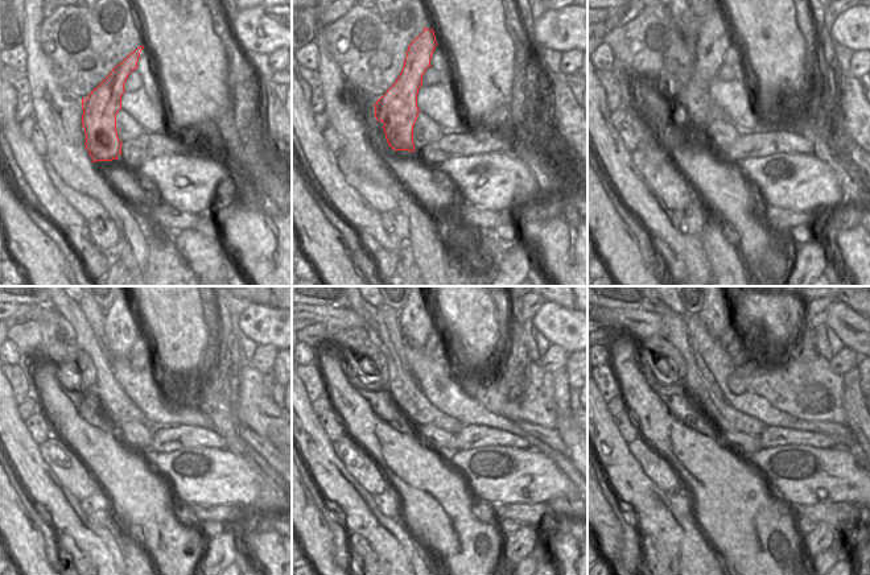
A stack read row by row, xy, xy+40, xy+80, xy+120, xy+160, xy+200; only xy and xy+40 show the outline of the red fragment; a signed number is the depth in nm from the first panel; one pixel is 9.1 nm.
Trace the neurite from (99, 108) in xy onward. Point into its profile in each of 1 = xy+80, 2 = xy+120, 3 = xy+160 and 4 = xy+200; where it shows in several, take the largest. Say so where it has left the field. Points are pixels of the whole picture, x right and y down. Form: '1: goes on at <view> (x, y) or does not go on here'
1: goes on at xy+80 (713, 38)
2: goes on at xy+120 (122, 326)
3: goes on at xy+160 (417, 318)
4: goes on at xy+200 (714, 313)

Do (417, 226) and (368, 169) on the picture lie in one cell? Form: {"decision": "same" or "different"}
{"decision": "same"}

